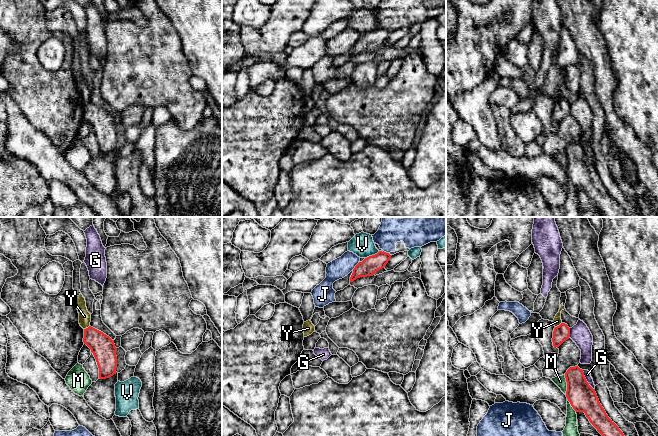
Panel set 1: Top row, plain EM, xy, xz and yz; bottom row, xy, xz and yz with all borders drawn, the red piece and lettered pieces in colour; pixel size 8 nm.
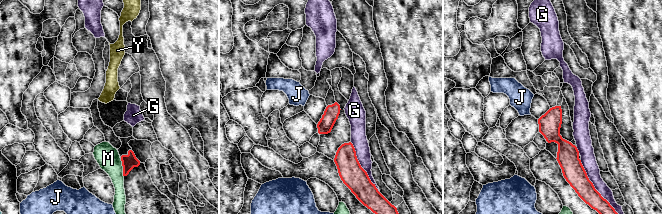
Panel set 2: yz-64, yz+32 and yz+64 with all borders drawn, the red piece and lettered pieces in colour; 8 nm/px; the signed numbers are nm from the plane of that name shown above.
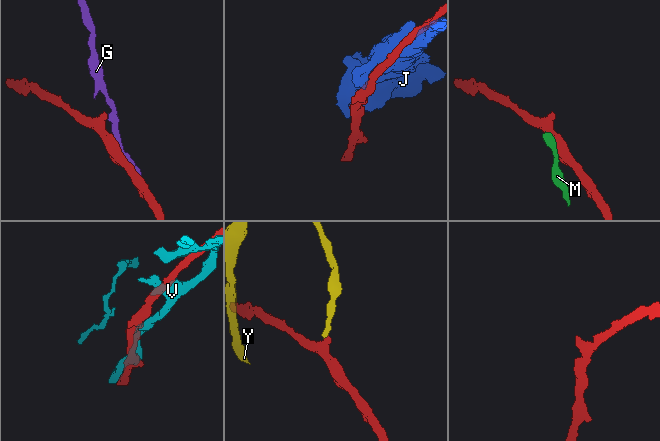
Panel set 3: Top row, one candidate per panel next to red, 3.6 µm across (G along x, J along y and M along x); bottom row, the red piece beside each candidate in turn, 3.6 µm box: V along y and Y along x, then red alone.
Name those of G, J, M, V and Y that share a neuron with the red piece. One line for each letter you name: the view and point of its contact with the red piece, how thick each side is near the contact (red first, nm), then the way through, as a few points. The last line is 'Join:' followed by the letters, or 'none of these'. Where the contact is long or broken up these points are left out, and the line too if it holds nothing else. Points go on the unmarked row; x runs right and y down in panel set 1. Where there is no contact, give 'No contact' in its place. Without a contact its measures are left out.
Join: none of these

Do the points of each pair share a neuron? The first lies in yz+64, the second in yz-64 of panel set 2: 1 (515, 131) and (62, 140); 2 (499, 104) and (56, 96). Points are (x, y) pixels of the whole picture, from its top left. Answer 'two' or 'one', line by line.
1: two
2: one

